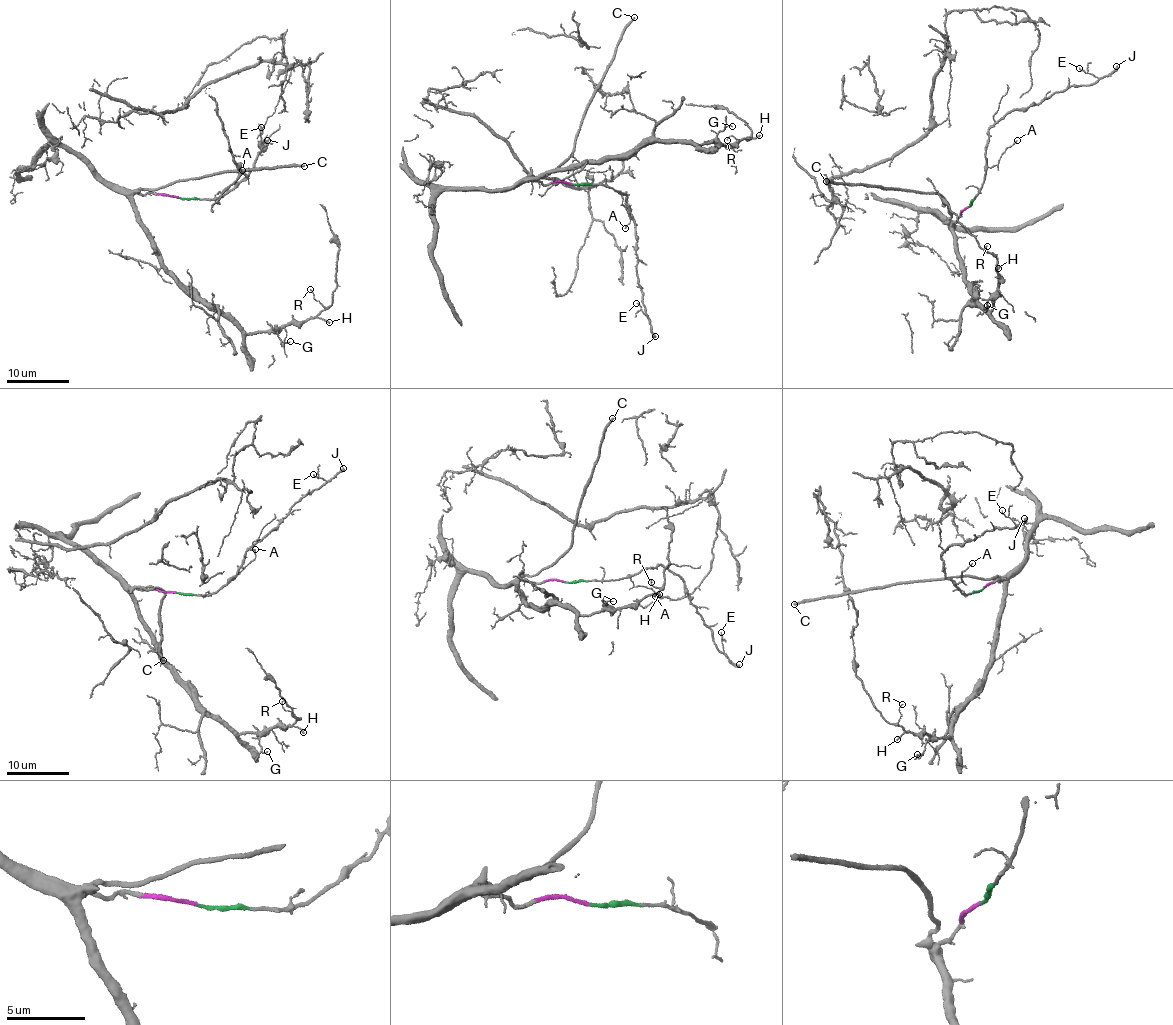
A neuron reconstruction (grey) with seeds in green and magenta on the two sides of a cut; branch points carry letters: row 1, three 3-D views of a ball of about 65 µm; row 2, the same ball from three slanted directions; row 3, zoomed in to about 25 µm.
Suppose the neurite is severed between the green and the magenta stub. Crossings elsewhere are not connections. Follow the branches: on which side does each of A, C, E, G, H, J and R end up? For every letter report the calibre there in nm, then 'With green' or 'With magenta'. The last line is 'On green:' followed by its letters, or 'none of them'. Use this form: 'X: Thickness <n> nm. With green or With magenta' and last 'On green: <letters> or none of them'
A: Thickness 120 nm. With green
C: Thickness 280 nm. With magenta
E: Thickness 100 nm. With green
G: Thickness 120 nm. With magenta
H: Thickness 190 nm. With magenta
J: Thickness 340 nm. With green
R: Thickness 90 nm. With magenta
On green: A, E, J

